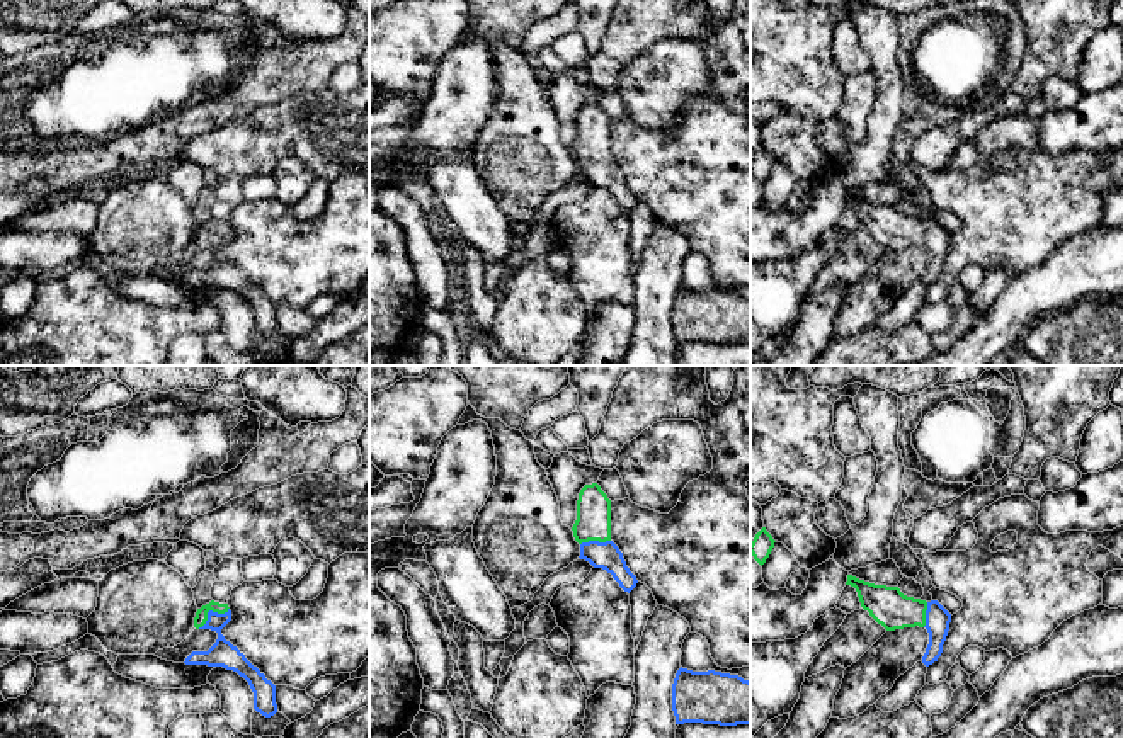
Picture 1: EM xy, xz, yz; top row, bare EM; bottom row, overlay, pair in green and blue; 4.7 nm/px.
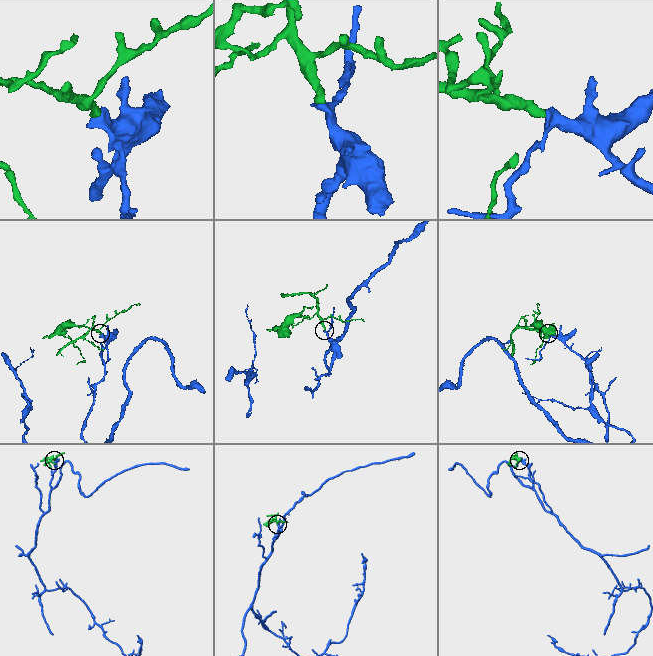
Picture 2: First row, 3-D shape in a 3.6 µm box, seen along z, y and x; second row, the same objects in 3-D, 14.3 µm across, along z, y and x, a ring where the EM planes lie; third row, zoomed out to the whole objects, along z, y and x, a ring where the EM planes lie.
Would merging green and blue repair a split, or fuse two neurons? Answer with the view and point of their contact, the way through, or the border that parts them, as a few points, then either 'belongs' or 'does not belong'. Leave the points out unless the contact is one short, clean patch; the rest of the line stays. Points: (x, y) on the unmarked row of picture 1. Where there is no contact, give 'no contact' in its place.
contact xy (210, 228); way xy (201, 235), (210, 228), (216, 238), (222, 272); belongs

